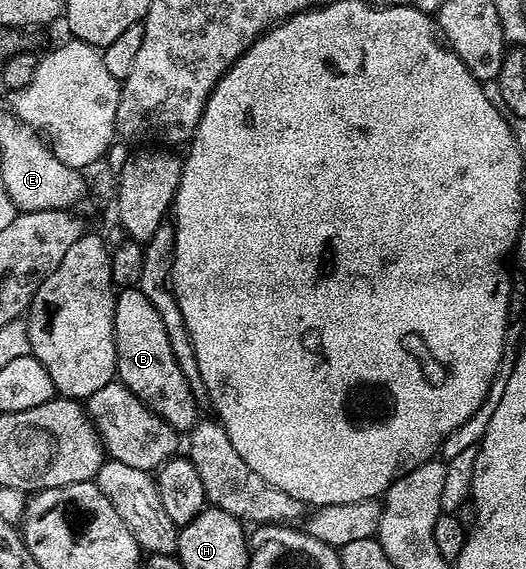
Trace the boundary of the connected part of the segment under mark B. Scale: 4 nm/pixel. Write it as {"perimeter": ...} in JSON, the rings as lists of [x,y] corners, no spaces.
{"perimeter":[[[122,288],[117,291],[114,300],[114,343],[116,344],[117,381],[123,382],[127,388],[142,401],[145,406],[155,410],[173,430],[188,432],[199,421],[199,403],[194,400],[184,372],[180,372],[180,364],[176,364],[176,356],[172,352],[172,344],[168,342],[168,332],[164,330],[164,320],[160,320],[160,312],[152,306],[152,300],[144,296],[137,288]]]}

